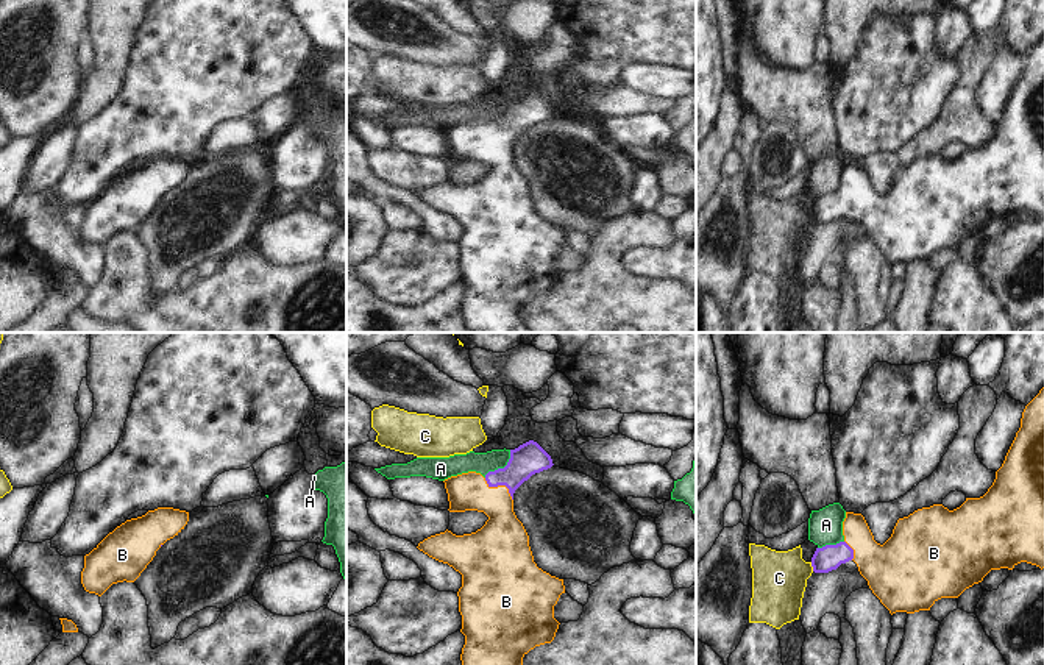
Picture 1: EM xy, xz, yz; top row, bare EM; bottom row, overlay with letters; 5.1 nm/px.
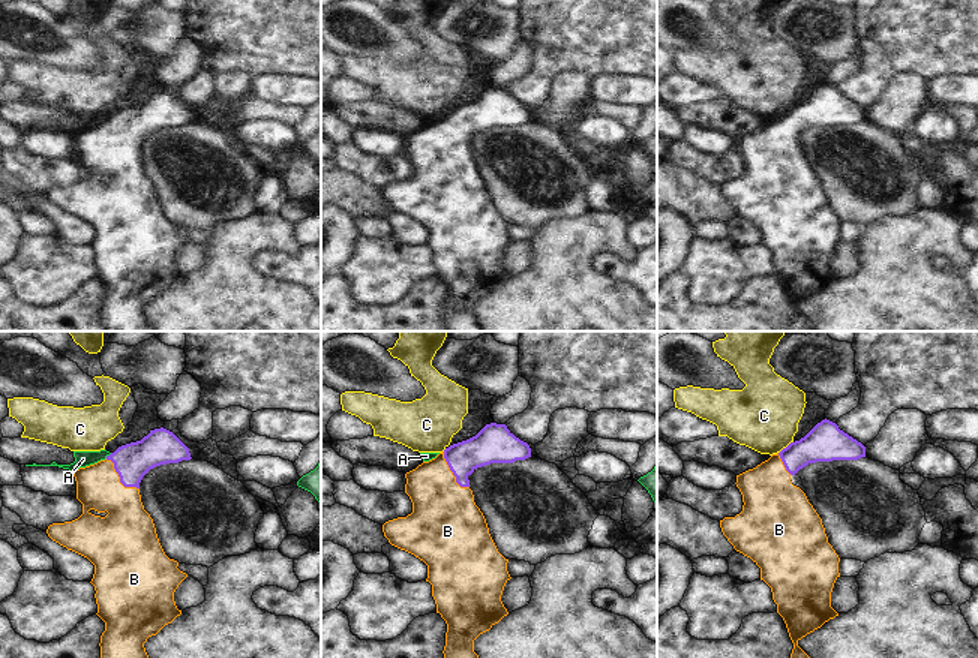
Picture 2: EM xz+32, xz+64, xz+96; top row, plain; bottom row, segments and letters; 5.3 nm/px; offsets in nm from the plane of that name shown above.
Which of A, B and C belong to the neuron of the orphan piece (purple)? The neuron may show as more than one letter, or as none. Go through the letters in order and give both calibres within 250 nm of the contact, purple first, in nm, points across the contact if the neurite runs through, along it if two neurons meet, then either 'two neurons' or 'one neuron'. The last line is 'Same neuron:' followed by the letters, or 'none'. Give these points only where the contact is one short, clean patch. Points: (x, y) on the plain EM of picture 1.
A: calibres 160 and 110 nm; border xz (511, 100), (509, 111), (484, 127); two neurons
B: calibres 160 and 220 nm; one neuron
C: calibres 130 and 280 nm; border yz (810, 213), (813, 220); two neurons
Same neuron: B

